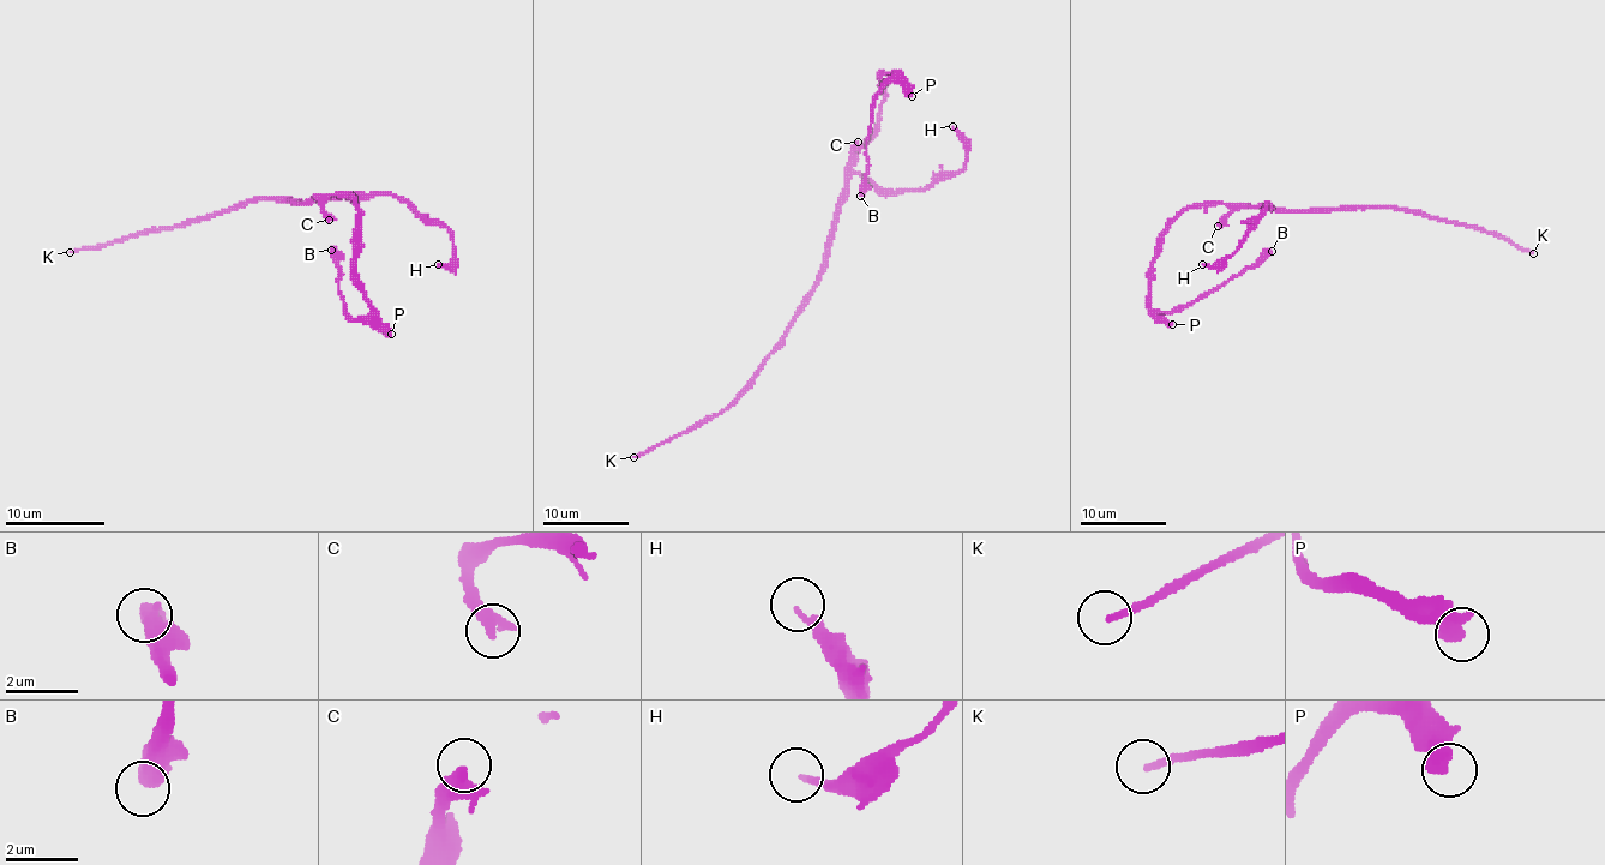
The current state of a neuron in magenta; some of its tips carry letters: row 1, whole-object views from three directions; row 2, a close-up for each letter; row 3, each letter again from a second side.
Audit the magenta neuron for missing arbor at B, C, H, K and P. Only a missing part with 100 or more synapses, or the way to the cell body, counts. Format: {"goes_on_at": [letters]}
{"goes_on_at": ["K"]}

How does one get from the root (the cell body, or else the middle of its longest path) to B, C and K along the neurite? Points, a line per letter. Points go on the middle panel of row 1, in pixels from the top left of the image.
B: (840, 196), (849, 156), (877, 122), (883, 101), (882, 77), (894, 74), (872, 102), (866, 188), (860, 196)
C: (840, 196), (851, 148), (858, 142)
K: (840, 196), (840, 212), (821, 280), (758, 374), (717, 414), (707, 415), (633, 457)

